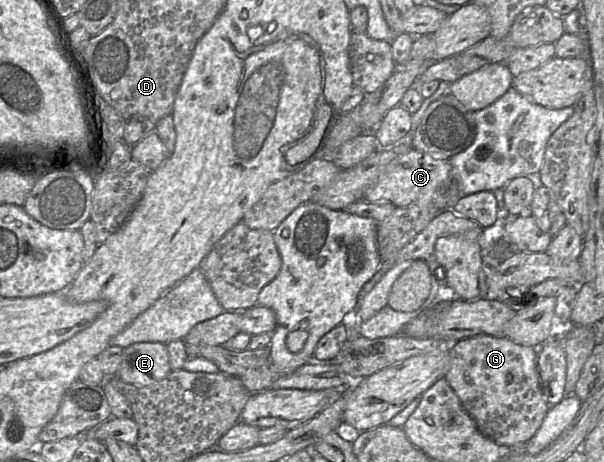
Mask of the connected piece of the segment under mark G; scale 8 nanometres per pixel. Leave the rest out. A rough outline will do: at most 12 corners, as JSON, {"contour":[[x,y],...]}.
{"contour":[[453,343],[445,378],[481,433],[524,445],[550,409],[537,349]]}

